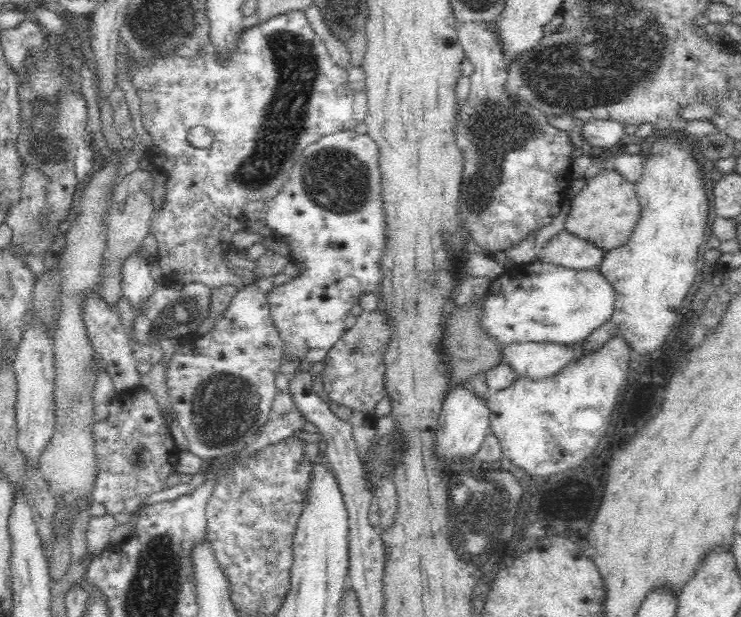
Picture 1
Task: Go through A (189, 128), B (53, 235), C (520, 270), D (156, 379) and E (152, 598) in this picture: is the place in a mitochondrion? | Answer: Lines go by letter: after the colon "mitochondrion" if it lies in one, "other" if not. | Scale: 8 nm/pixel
A: other
B: other
C: other
D: other
E: mitochondrion

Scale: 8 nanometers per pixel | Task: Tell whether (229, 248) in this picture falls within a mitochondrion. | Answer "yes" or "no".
no

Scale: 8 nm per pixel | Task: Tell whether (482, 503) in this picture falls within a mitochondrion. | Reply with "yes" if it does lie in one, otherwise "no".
yes

